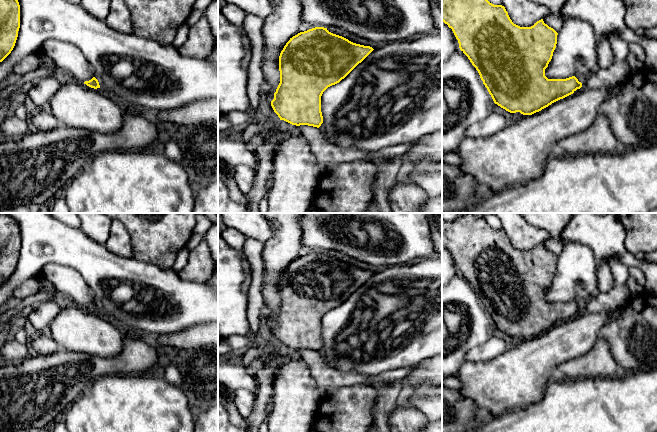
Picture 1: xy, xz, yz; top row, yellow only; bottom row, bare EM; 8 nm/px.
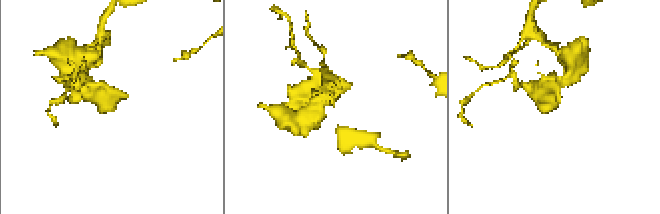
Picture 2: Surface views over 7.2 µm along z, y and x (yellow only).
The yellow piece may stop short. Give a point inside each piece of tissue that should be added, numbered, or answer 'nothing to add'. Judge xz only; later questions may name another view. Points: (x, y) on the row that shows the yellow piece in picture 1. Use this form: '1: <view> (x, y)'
nothing to add

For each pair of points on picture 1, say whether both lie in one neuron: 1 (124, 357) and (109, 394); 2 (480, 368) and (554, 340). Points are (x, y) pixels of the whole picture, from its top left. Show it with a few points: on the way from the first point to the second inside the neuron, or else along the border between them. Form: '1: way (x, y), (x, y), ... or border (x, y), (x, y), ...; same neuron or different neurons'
1: border (129, 374), (107, 374), (94, 380); different neurons
2: way (498, 368), (526, 368), (536, 358); same neuron

